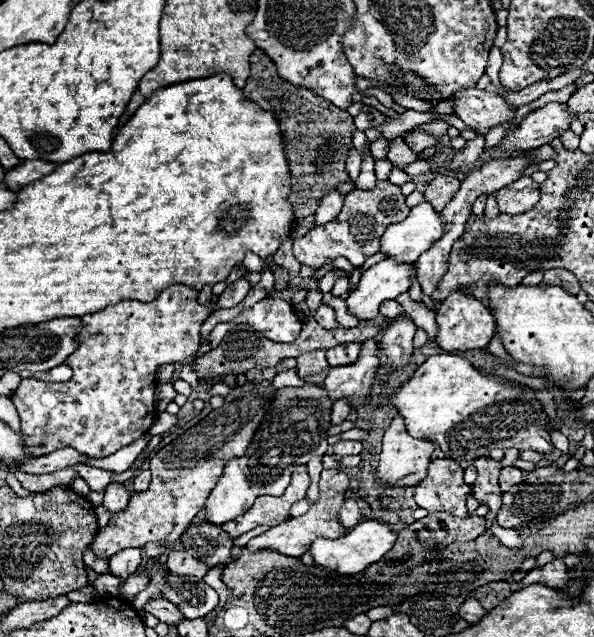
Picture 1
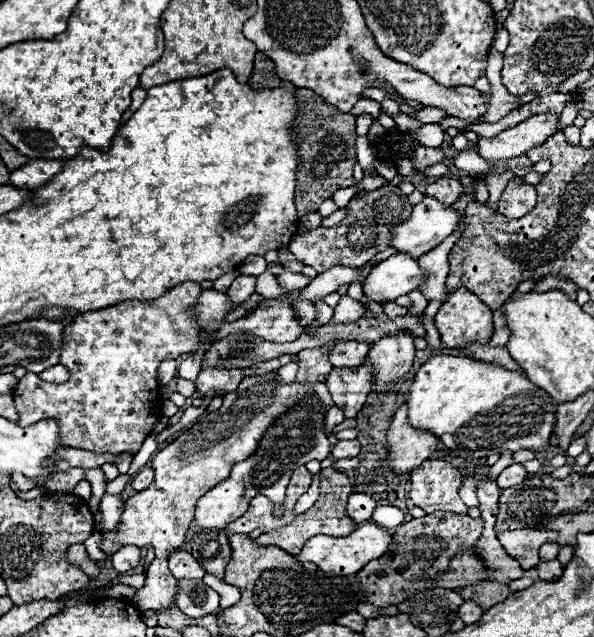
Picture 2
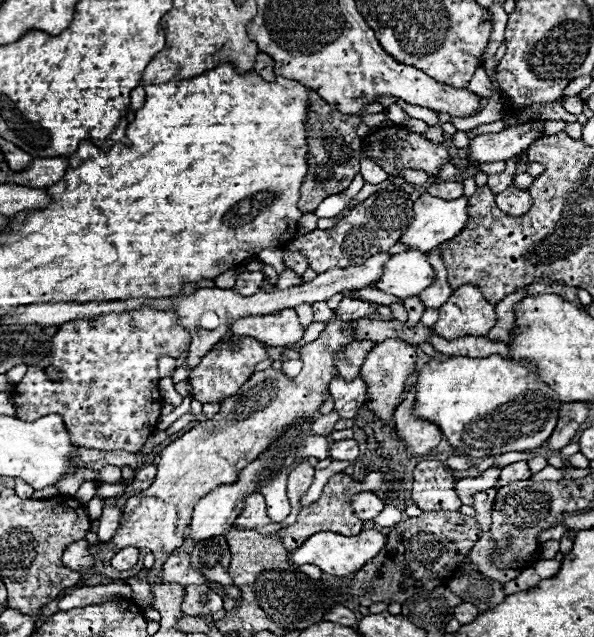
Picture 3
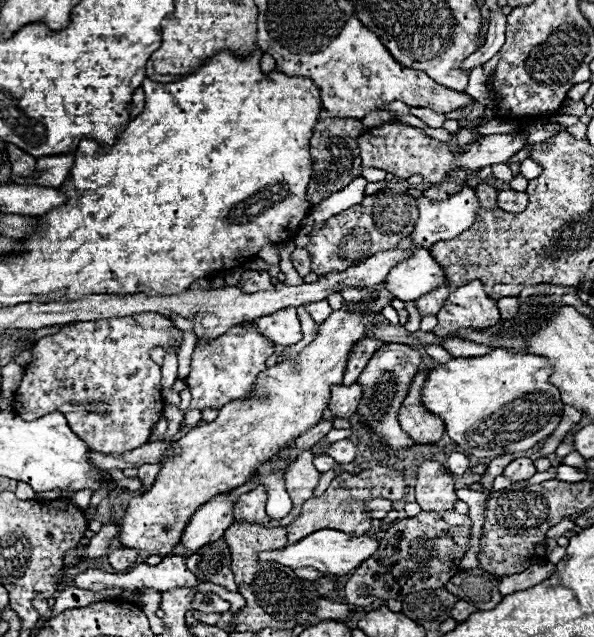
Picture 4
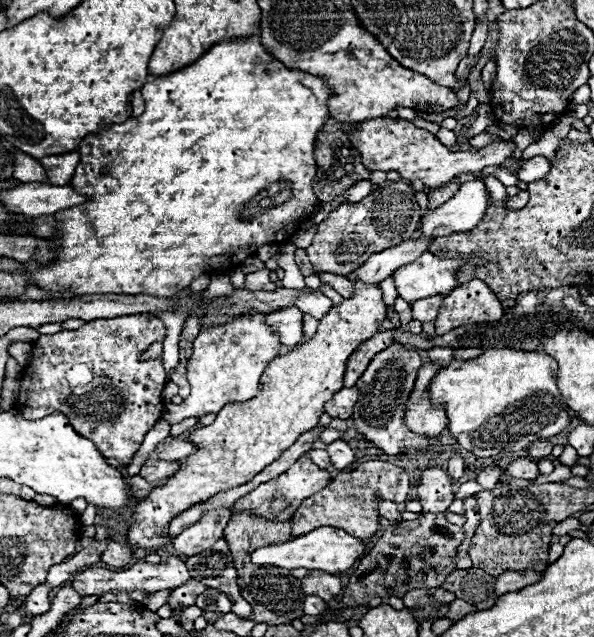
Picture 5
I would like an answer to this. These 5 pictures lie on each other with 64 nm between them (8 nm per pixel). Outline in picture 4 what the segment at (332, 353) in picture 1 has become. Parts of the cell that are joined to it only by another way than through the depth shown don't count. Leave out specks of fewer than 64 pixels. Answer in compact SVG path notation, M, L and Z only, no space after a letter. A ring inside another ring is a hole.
M364 338L362 342L356 342L356 346L350 352L346 372L344 372L344 386L350 386L358 380L358 376L362 374L362 368L368 364L368 358L372 358L372 354L378 350L380 344L382 342L374 338Z

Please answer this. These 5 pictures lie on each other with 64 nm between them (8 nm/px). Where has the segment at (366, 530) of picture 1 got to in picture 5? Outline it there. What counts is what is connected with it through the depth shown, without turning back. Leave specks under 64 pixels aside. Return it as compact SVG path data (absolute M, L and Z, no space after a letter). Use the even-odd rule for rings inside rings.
M322 526L316 528L308 534L290 538L282 544L268 544L268 546L260 546L250 554L250 562L264 566L264 564L272 564L278 568L286 568L286 570L294 570L294 568L306 568L306 570L326 570L330 574L342 574L344 570L348 570L358 558L362 558L366 552L366 542L356 540L352 536L348 536L344 530L340 528L332 528L332 526Z

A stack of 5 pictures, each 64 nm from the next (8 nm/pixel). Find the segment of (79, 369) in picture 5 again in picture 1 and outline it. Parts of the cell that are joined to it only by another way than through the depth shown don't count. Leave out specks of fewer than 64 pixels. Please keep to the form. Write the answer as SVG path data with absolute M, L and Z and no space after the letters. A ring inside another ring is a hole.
M174 284L160 292L158 300L138 302L122 300L100 312L82 316L80 346L64 360L74 370L68 382L42 382L36 378L24 378L12 394L12 402L22 418L20 430L28 436L28 444L34 446L36 454L48 454L58 448L76 448L92 458L106 458L134 440L142 438L154 424L158 412L154 406L156 370L166 362L184 362L192 358L200 348L200 324L208 318L208 308L198 302L198 290L184 284Z

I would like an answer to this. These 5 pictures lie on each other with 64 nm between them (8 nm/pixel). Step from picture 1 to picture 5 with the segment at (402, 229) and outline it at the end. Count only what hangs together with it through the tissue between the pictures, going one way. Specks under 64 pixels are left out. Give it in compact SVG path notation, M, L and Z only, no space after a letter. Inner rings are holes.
M482 180L464 182L448 202L422 218L422 236L436 238L472 230L484 218L488 204L490 196Z

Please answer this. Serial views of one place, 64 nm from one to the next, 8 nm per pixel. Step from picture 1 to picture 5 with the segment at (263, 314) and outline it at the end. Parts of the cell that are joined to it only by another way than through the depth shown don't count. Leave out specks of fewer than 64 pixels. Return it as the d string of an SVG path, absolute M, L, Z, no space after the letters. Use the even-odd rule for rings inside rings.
M284 308L276 310L268 316L268 324L274 332L280 334L280 342L286 346L296 346L302 340L302 312L298 308Z

